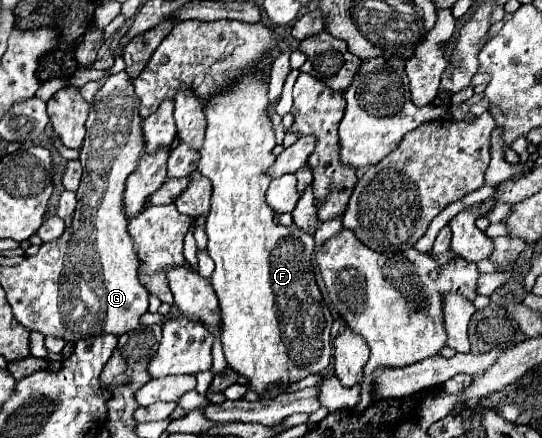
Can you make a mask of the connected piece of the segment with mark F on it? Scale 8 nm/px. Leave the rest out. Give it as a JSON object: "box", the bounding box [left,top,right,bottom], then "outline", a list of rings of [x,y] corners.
{"box":[199,55,333,399],"outline":[[[271,55],[265,57],[257,69],[261,73],[245,75],[227,93],[215,95],[205,107],[207,133],[203,149],[199,151],[199,167],[211,183],[211,211],[207,215],[207,253],[215,261],[215,271],[211,275],[211,285],[219,297],[221,305],[221,345],[225,359],[233,371],[249,381],[249,389],[261,399],[271,399],[283,393],[287,387],[295,385],[311,373],[321,373],[331,363],[331,325],[333,317],[315,281],[315,267],[311,263],[315,241],[313,235],[299,229],[297,225],[281,225],[275,221],[275,211],[269,209],[265,201],[267,185],[271,177],[265,173],[273,163],[275,135],[271,119],[265,115],[267,107],[267,77],[271,69]]]}

